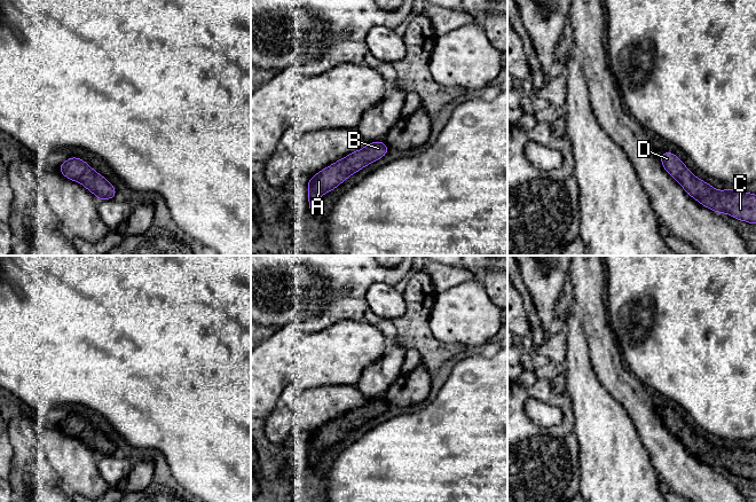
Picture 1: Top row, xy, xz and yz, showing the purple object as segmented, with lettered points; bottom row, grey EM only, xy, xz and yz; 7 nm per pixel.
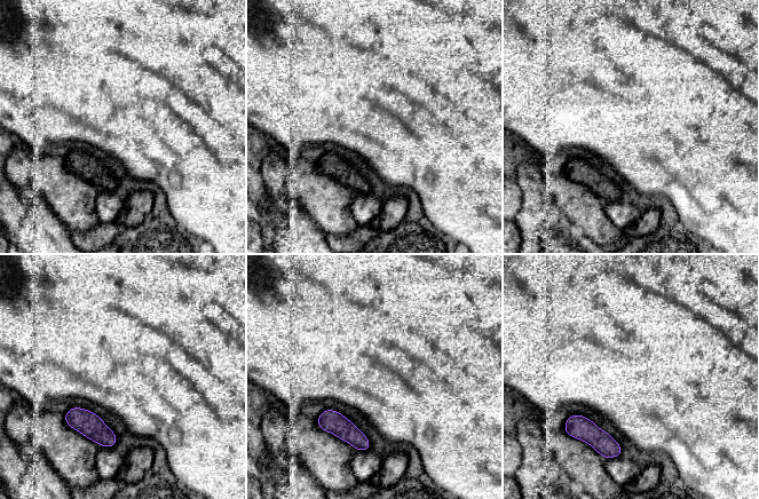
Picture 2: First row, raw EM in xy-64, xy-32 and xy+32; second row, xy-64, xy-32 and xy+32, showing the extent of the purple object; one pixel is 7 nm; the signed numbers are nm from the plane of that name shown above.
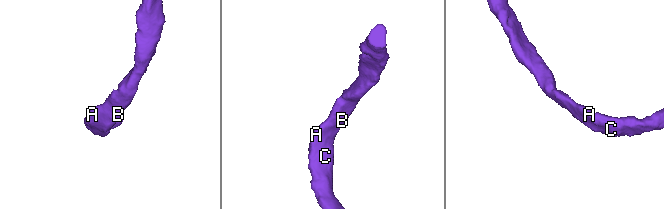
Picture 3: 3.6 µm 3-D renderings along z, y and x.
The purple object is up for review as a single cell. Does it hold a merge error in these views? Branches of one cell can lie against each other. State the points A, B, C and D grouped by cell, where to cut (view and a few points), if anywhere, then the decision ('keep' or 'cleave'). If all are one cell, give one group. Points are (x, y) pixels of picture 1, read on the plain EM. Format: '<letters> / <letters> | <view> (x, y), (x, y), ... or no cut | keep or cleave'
A B C D | no cut | keep

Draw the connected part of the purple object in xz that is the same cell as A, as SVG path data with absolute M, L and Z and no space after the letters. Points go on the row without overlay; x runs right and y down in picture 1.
M384 398L367 400L363 406L351 409L313 432L307 439L310 469L317 463L323 450L330 449L349 432L386 413L388 407Z

